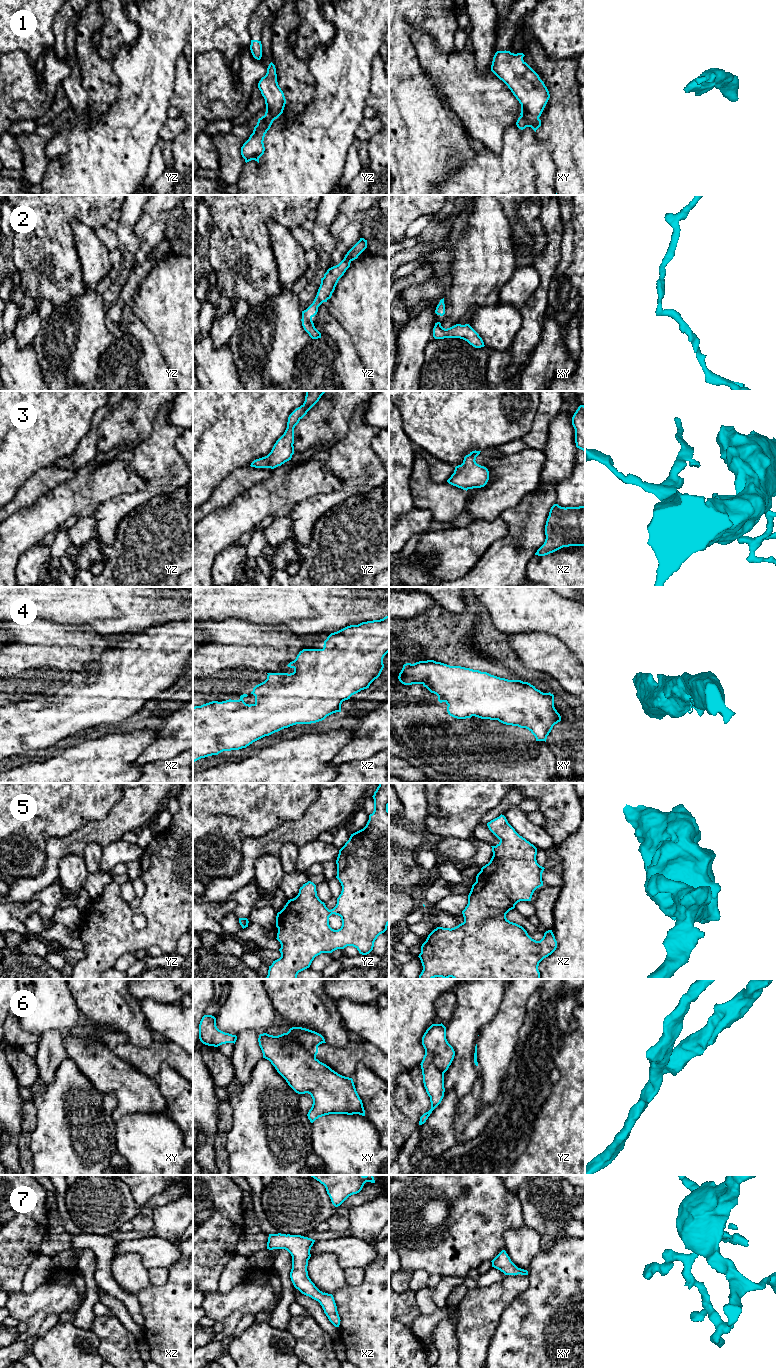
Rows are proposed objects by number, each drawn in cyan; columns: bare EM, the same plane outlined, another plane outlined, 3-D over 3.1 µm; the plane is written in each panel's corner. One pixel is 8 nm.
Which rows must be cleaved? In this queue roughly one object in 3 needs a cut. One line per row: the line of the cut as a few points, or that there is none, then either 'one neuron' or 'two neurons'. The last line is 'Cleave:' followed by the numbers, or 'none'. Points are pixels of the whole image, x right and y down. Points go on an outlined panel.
1: no cut | one neuron
2: no cut | one neuron
3: no cut | one neuron
4: xy (448, 704), (463, 701), (480, 705), (485, 716), (495, 719) | two neurons
5: no cut | one neuron
6: xy (281, 1034), (296, 1041), (315, 1057) | two neurons
7: no cut | one neuron
Cleave: 4, 6

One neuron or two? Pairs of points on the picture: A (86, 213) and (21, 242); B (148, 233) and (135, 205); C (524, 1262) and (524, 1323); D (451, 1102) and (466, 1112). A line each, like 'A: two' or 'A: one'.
A: one
B: two
C: two
D: two

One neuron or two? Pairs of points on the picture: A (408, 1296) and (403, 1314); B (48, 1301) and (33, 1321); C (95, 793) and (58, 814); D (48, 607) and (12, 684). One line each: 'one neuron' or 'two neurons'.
A: one neuron
B: two neurons
C: one neuron
D: two neurons

